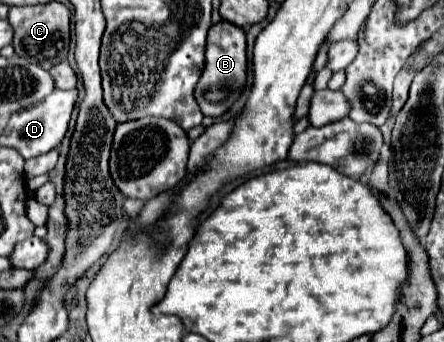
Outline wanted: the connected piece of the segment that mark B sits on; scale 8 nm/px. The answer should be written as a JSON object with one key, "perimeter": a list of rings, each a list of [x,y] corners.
{"perimeter":[[[219,21],[211,25],[205,49],[205,67],[195,87],[195,101],[205,117],[223,115],[241,95],[247,79],[247,53],[245,53],[245,31],[229,21]]]}

